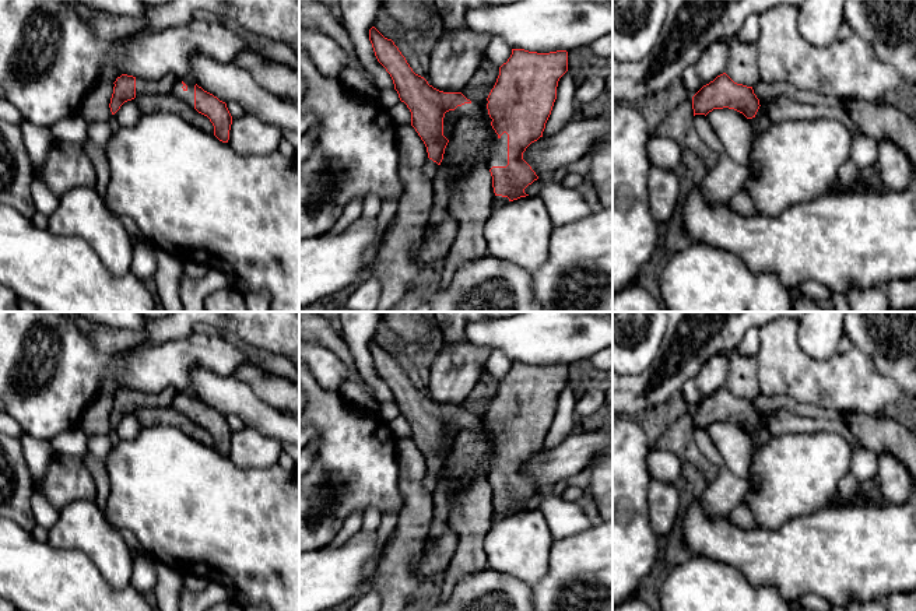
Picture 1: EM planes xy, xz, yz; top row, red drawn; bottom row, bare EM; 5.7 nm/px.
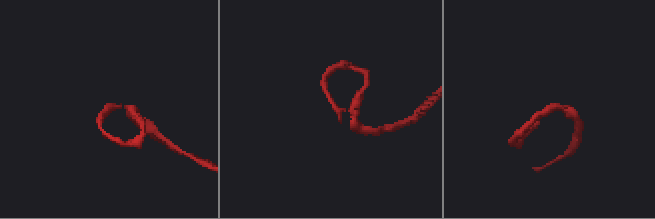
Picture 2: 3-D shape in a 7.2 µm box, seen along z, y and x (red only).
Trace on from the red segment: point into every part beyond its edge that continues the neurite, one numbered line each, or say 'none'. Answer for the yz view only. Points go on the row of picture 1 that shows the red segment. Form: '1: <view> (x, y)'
none

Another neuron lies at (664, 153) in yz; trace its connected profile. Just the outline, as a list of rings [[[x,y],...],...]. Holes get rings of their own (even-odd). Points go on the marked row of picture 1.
[[[650,136],[646,144],[646,157],[650,166],[657,166],[674,172],[681,161],[682,148],[677,140]]]

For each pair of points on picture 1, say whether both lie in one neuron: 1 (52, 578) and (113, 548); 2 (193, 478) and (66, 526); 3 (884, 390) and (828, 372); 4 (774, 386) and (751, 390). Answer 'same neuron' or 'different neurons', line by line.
1: different neurons
2: different neurons
3: same neuron
4: different neurons

